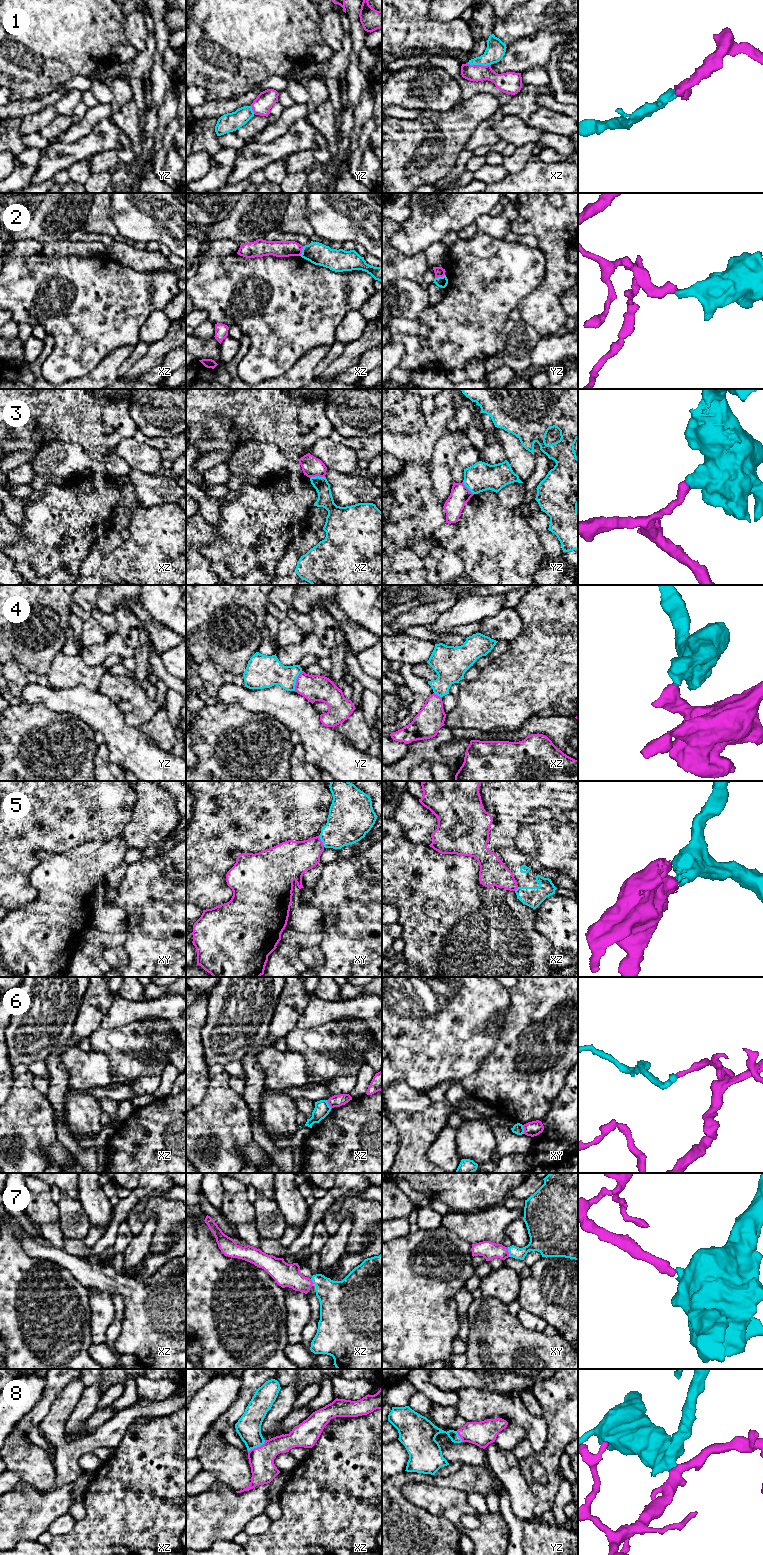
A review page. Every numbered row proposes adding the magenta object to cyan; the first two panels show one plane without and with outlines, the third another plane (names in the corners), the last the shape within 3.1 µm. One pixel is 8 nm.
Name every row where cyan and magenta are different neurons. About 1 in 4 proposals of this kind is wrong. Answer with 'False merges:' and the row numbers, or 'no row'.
False merges: 2, 3, 4, 5, 6

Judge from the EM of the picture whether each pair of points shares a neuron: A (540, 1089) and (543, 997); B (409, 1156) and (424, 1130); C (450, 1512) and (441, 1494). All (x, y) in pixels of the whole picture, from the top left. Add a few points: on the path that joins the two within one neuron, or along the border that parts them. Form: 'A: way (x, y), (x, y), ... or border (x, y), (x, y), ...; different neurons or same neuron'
A: way (514, 1074), (515, 1035), (528, 1022); same neuron
B: way (413, 1150), (415, 1139), (418, 1136); same neuron
C: way (450, 1508), (441, 1498); same neuron

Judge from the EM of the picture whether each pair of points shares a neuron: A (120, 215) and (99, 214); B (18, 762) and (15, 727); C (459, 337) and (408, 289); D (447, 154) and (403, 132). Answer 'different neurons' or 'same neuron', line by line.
A: different neurons
B: same neuron
C: different neurons
D: same neuron

